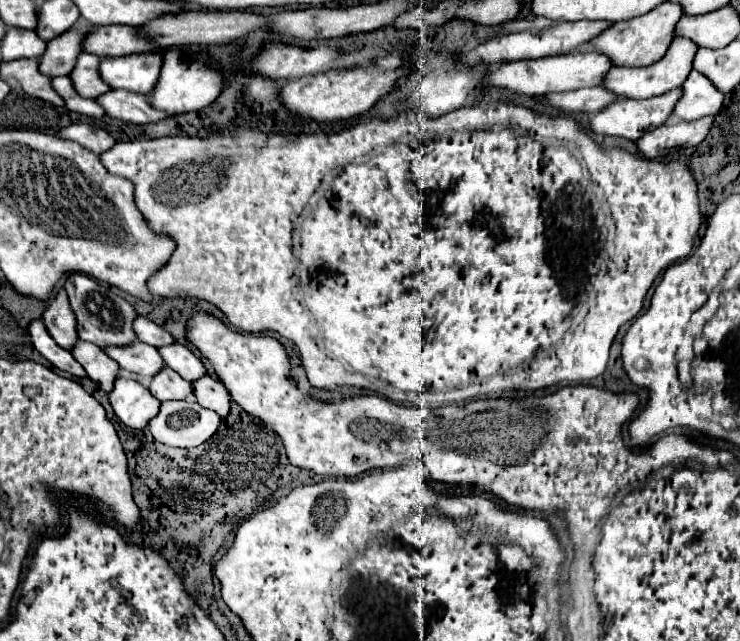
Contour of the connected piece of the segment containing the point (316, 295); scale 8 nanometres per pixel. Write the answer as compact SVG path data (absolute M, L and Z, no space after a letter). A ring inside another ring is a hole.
M491 102L491 104L479 104L479 108L471 108L471 110L457 110L453 114L447 114L447 116L441 116L441 118L427 118L423 112L419 110L413 110L413 112L401 112L397 118L393 120L387 120L387 122L381 122L381 120L373 120L369 124L359 124L355 126L353 130L347 130L343 134L331 134L331 136L315 136L315 134L301 134L301 136L283 136L283 134L263 134L263 132L253 132L253 130L237 130L235 136L233 134L213 134L209 138L157 138L157 140L137 140L137 142L119 142L115 144L113 148L109 148L107 152L103 152L99 158L103 162L103 166L109 170L109 174L113 176L121 176L121 178L127 178L129 182L133 182L135 186L135 206L141 210L143 218L147 218L147 226L149 230L153 230L155 234L163 234L171 240L175 240L175 252L171 254L169 262L157 270L147 286L149 286L149 292L153 296L195 296L195 298L203 298L211 304L215 304L217 308L221 308L225 312L225 316L229 318L229 322L241 330L249 330L249 332L265 332L265 330L275 330L277 334L285 336L287 340L291 340L299 352L301 352L301 358L303 358L303 366L305 366L305 372L307 372L307 378L311 382L311 386L315 388L323 388L323 390L335 390L335 388L341 388L341 386L357 386L357 388L369 388L369 390L377 390L379 394L385 394L389 400L393 402L411 402L411 404L417 404L417 406L429 406L427 400L431 400L431 396L435 394L435 402L437 404L445 404L445 394L443 394L443 400L441 400L441 392L449 392L451 394L451 400L453 402L463 402L467 398L477 398L477 396L499 396L499 394L509 394L509 392L523 392L526 394L534 393L541 388L549 388L549 386L561 386L561 384L581 384L581 382L587 382L587 380L593 380L597 378L599 374L603 374L605 366L607 366L607 360L609 360L609 348L619 332L619 328L623 324L627 324L629 320L633 320L641 308L643 308L643 302L645 302L645 296L649 292L649 288L653 286L653 280L657 278L657 274L663 270L663 268L669 268L671 264L675 264L677 260L681 258L687 258L691 248L693 248L693 238L699 230L699 224L701 224L701 214L699 214L699 200L697 200L697 186L695 186L695 180L689 172L689 168L685 164L679 164L679 162L669 162L669 164L661 164L661 162L655 162L655 160L643 160L643 158L637 158L625 150L602 150L590 136L585 136L579 132L579 126L575 122L571 122L569 118L545 118L549 120L549 126L541 126L543 130L539 134L533 134L531 130L527 130L527 120L535 120L535 118L545 118L545 116L539 116L531 110L525 110L525 108L515 108L515 106L507 106L507 104L501 104L501 102ZM503 118L517 118L519 124L511 126L511 128L503 128ZM563 142L569 142L571 146L577 146L582 148L582 156L585 156L585 163L588 166L588 171L583 172L579 160L573 158L573 154L569 152L569 148L563 144ZM607 204L609 204L609 210L611 210L611 218L613 218L613 224L615 224L615 252L611 256L611 262L607 266L607 272L603 276L603 288L597 292L597 298L595 298L595 306L589 306L589 312L585 314L585 318L579 322L579 324L571 324L571 308L577 304L579 300L579 294L583 292L583 286L581 286L581 280L591 282L599 272L601 268L605 266L605 244L609 240L609 226L611 226L611 218L607 216ZM417 278L423 278L425 284L429 286L431 294L427 294L427 290L423 292L417 292L415 290L415 282ZM495 376L505 376L507 380L505 382L511 382L511 384L493 384L491 380Z

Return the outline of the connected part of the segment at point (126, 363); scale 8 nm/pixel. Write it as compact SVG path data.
M133 340L131 346L109 346L105 354L117 360L121 368L143 374L143 376L155 376L163 368L163 360L157 348L139 340Z

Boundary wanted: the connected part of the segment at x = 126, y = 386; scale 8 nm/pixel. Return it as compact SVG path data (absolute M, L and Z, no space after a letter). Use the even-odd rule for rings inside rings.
M117 378L113 390L109 392L109 402L117 418L133 430L147 426L147 422L159 412L161 406L161 402L153 398L145 386L129 378Z

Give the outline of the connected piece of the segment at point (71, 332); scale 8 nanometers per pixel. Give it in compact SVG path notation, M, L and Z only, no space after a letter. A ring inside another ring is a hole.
M61 290L47 306L47 310L43 312L43 322L49 330L49 334L53 336L53 340L65 348L71 350L73 344L77 342L77 330L75 330L75 314L69 306L67 294Z

